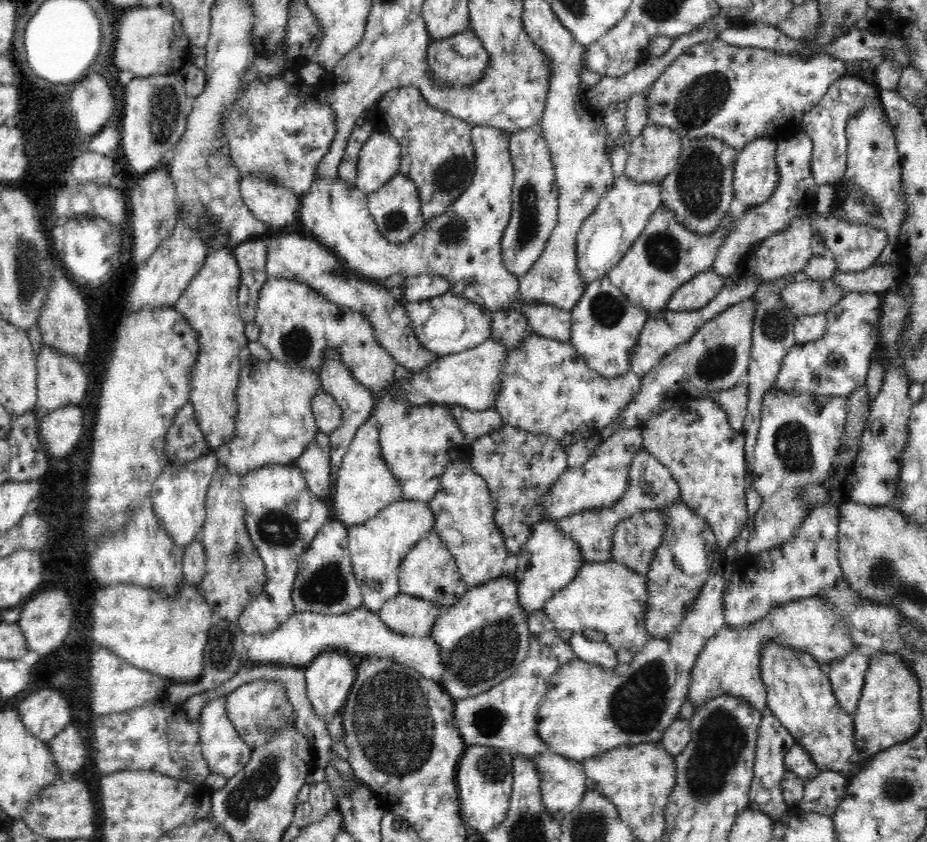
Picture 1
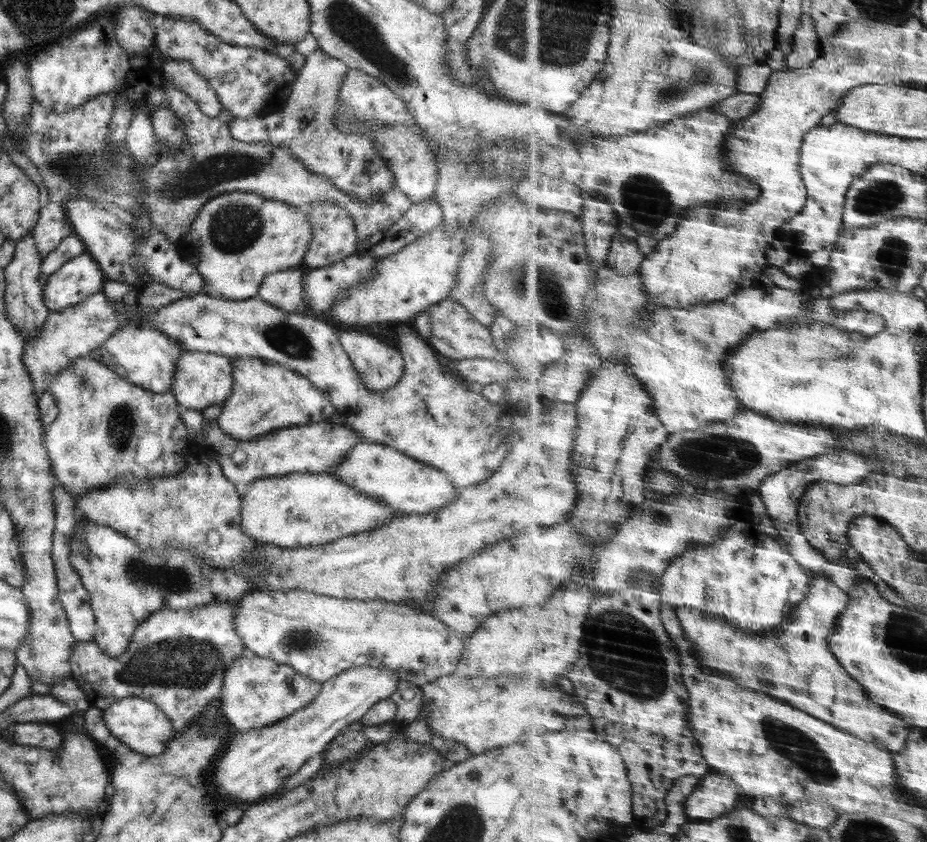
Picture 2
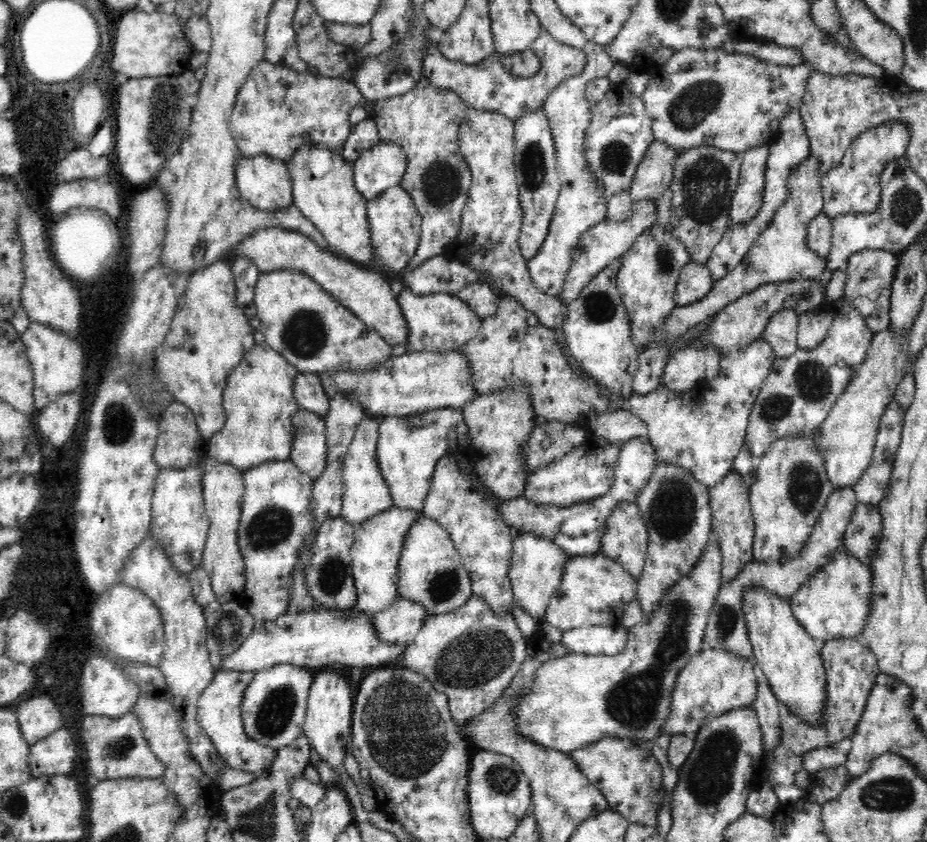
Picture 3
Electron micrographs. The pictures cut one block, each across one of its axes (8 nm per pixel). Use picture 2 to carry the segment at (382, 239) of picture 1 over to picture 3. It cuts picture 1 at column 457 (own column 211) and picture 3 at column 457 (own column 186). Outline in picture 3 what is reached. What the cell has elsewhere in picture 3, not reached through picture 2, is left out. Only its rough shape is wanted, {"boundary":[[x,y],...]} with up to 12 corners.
{"boundary":[[468,109],[460,232],[441,254],[545,328],[568,306],[536,288],[518,236],[514,121]]}

